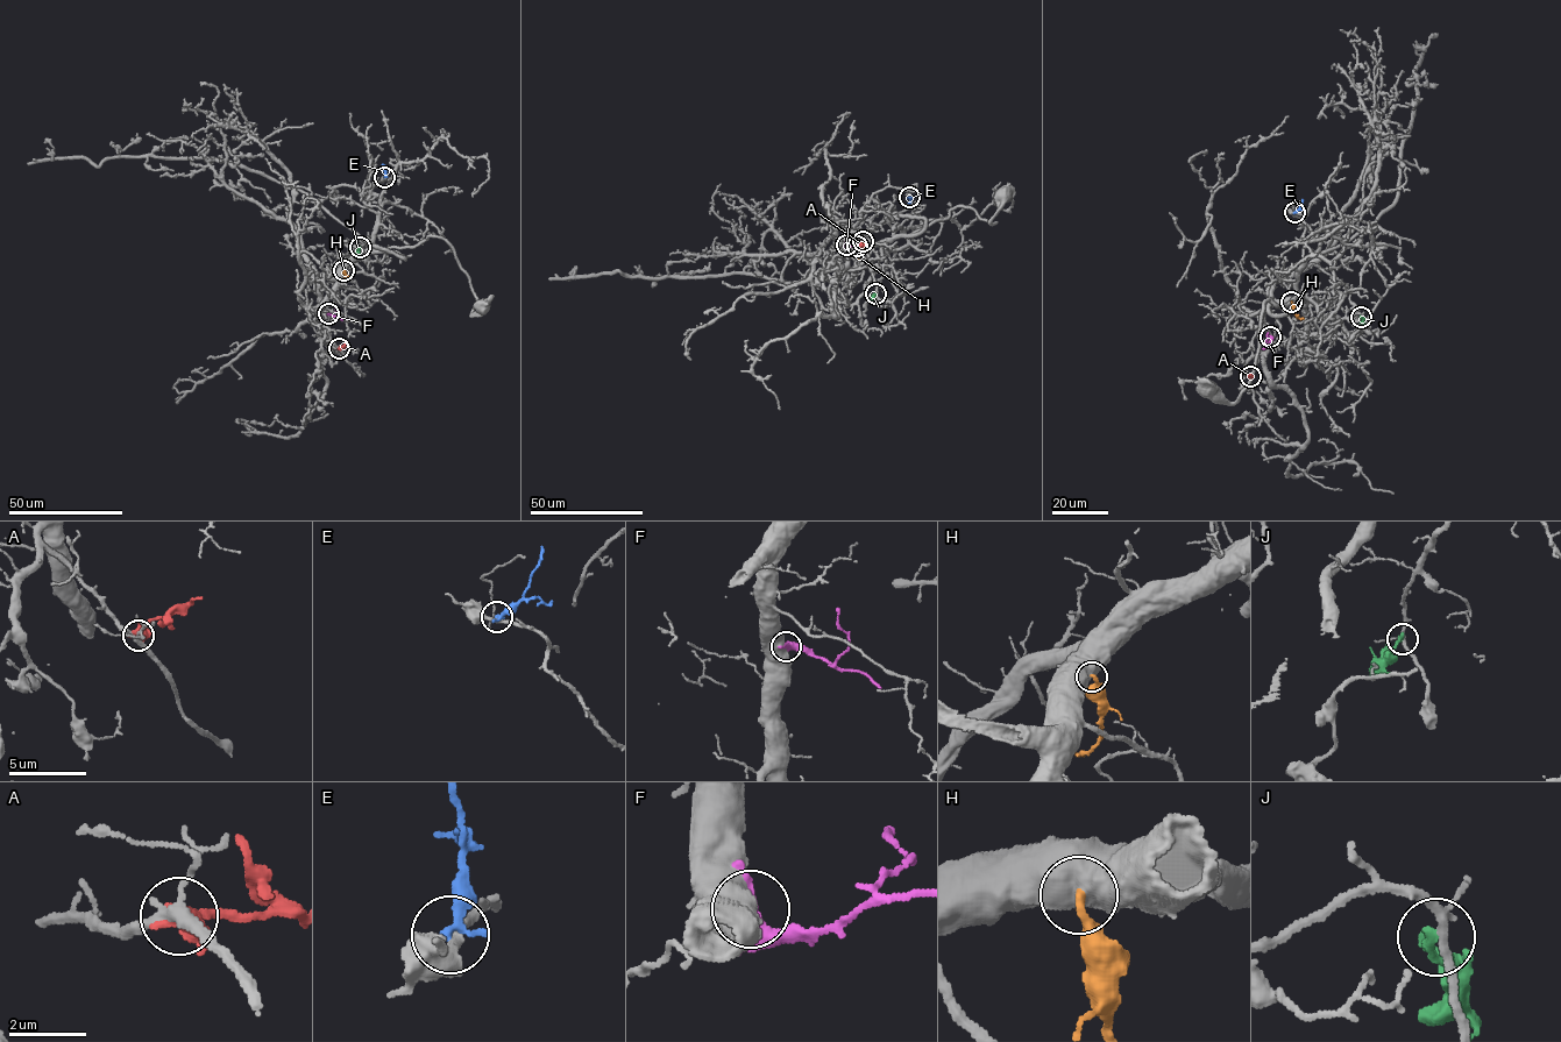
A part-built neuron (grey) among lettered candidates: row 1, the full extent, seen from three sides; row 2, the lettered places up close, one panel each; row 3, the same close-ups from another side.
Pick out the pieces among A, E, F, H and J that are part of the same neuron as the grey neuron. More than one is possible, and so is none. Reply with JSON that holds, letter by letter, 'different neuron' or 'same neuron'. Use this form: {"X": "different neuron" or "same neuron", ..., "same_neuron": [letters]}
{"A": "different neuron", "E": "different neuron", "F": "different neuron", "H": "different neuron", "J": "different neuron", "same_neuron": []}

